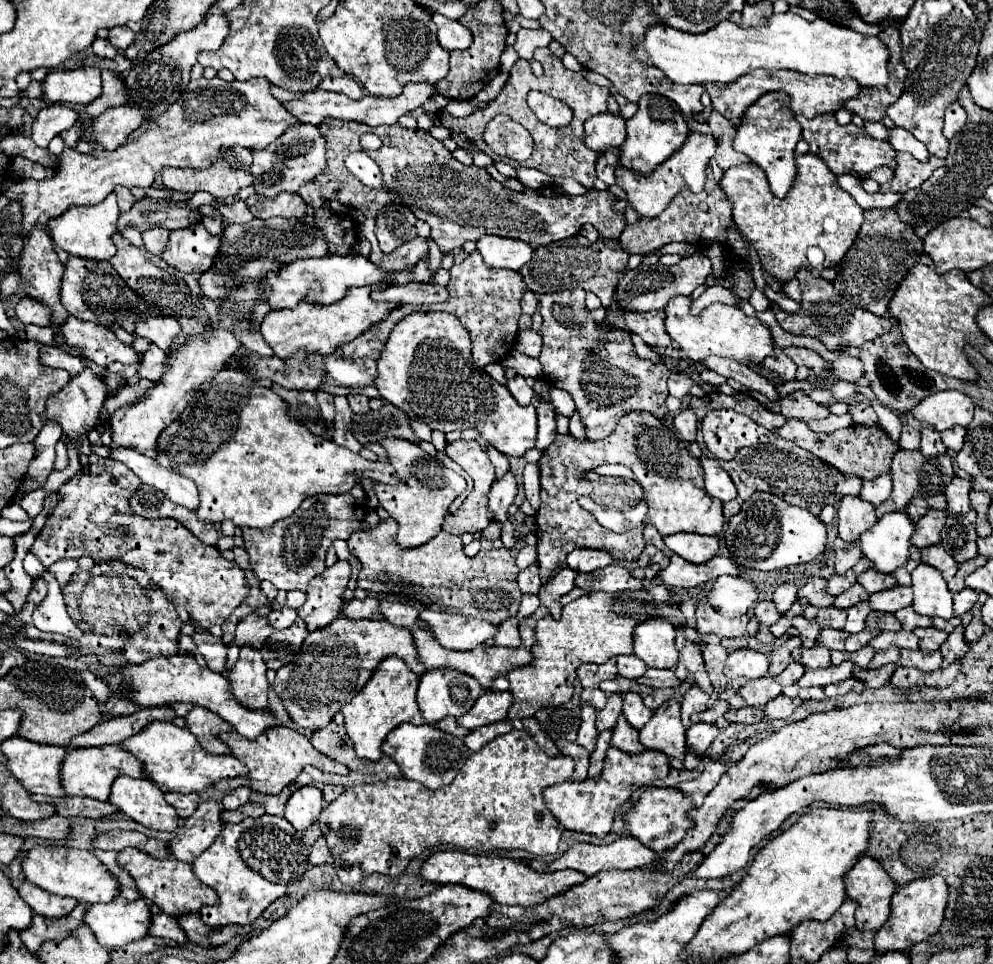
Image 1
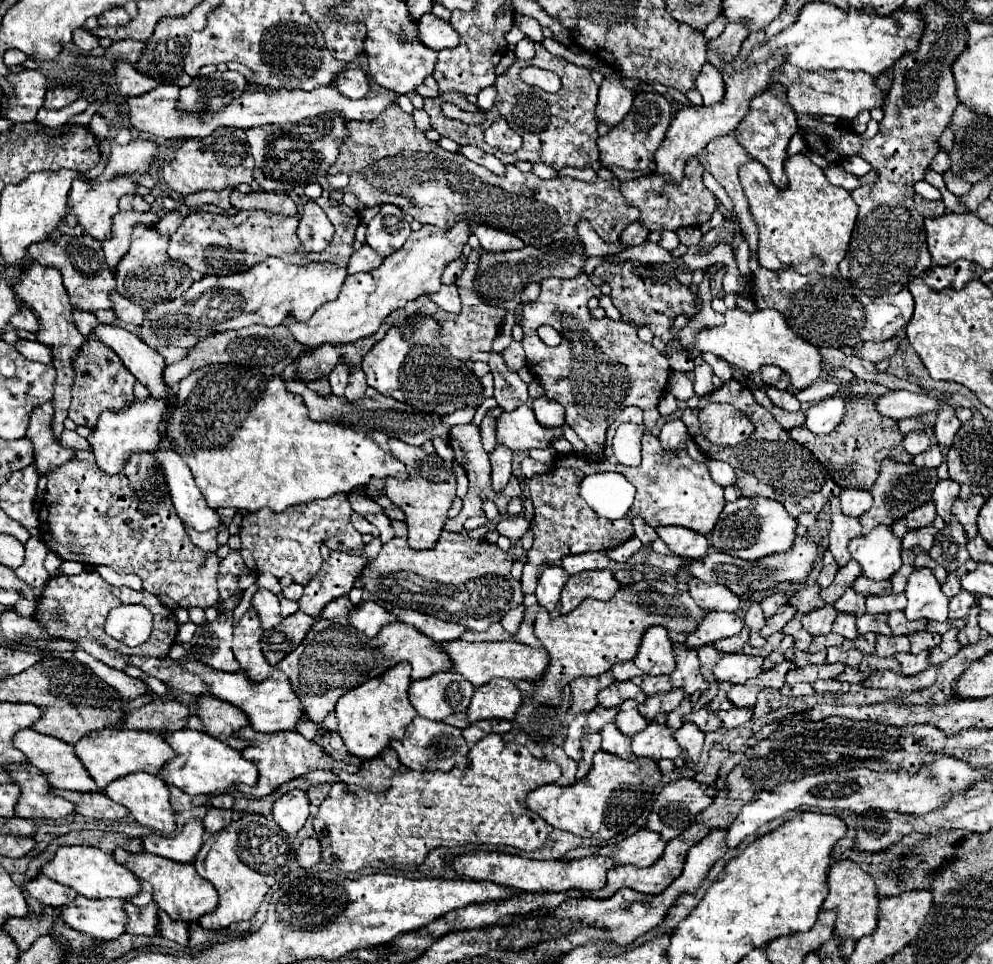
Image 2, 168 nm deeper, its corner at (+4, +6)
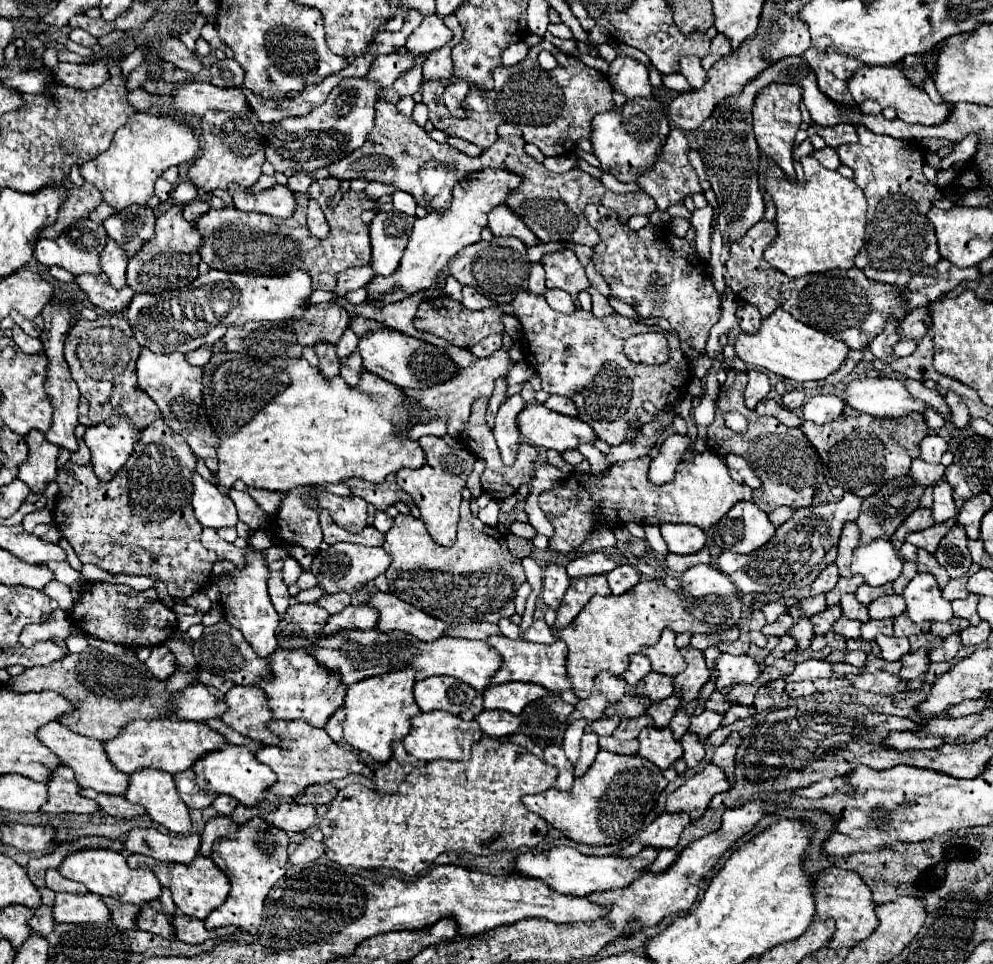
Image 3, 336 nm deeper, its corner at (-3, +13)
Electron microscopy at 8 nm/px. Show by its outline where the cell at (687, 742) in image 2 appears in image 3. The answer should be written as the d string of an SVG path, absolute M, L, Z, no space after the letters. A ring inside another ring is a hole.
M687 732L681 738L681 746L683 746L683 760L687 762L687 768L695 768L697 764L701 764L705 750L703 750L703 744L699 742L699 738L695 734Z

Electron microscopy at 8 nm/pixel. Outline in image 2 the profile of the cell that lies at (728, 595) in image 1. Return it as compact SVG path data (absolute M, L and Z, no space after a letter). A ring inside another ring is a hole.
M698 579L688 581L688 593L692 599L706 611L738 611L740 597L728 591L726 585L720 583L702 583Z

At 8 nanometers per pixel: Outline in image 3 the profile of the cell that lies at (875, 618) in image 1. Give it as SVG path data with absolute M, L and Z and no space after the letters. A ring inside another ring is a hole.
M869 620L861 626L863 640L875 640L879 634L893 636L893 620Z

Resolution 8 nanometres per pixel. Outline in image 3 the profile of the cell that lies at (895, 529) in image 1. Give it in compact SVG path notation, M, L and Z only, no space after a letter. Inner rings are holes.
M875 540L853 552L851 572L861 574L869 586L883 586L899 578L903 562L889 540Z

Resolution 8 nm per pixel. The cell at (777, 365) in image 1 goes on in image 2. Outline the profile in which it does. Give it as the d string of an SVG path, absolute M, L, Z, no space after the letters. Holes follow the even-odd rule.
M766 365L760 369L760 377L766 385L774 385L780 379L780 369L776 369L774 365Z

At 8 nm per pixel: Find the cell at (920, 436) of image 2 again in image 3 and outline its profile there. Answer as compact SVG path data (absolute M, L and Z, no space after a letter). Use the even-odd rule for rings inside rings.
M927 436L921 442L921 458L931 464L939 464L943 452L947 450L947 442L941 436Z

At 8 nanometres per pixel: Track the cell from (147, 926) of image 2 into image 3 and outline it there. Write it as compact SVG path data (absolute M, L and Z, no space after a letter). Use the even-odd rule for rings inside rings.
M103 898L107 902L107 908L111 910L111 922L119 928L135 928L135 918L139 912L139 906L123 904L115 898Z

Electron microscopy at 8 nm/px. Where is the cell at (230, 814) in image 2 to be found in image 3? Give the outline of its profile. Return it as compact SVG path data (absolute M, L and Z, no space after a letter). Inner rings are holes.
M217 816L217 818L211 818L205 828L203 828L203 834L201 834L201 854L203 856L209 856L211 854L211 846L215 846L215 842L219 842L219 838L229 838L235 834L239 826L227 818L227 816Z

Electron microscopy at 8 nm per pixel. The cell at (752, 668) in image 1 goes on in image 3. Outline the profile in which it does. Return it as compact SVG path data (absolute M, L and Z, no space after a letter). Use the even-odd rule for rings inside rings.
M721 654L721 658L717 660L715 686L717 686L717 690L721 690L721 688L735 686L735 684L751 684L759 674L761 674L759 664L751 656Z

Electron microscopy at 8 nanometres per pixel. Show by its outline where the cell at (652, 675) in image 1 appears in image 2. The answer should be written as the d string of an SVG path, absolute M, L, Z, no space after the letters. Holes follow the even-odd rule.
M640 675L640 677L634 677L632 683L638 685L646 695L672 689L672 685L668 681L668 675Z

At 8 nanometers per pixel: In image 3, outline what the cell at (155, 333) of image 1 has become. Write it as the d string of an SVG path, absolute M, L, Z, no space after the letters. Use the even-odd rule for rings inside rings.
M103 274L75 276L75 284L79 286L79 290L87 296L87 300L93 306L103 308L111 314L119 314L123 308L127 308L127 304L131 302L131 296L133 296L129 286L125 286L123 290L111 288L109 280Z

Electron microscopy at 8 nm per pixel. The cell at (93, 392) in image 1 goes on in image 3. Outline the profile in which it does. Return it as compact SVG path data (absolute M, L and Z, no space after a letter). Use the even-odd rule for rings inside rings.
M31 430L25 436L25 442L29 446L29 456L25 462L19 464L17 478L23 480L33 494L43 494L47 484L57 478L57 454L59 448L45 440L45 436L39 430Z

